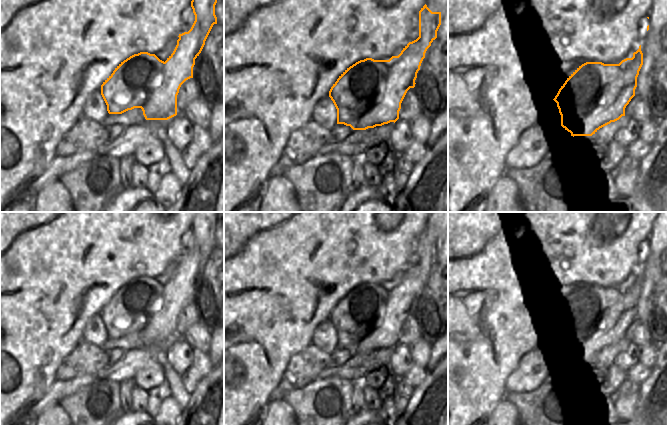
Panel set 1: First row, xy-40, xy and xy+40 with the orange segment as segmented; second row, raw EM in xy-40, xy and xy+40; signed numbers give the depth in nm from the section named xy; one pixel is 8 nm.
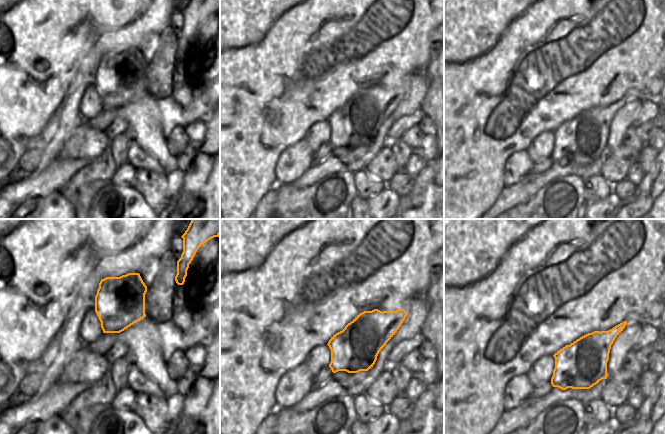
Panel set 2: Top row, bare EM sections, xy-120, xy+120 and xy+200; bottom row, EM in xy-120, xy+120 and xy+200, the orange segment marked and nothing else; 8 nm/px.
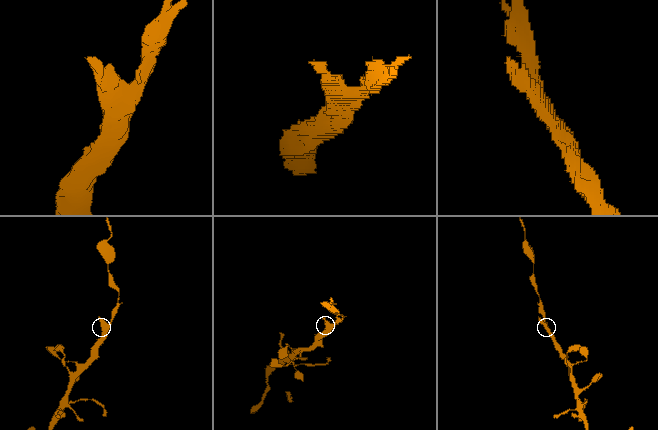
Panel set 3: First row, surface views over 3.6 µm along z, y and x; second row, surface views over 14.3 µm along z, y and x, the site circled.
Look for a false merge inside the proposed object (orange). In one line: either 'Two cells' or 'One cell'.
Two cells.

